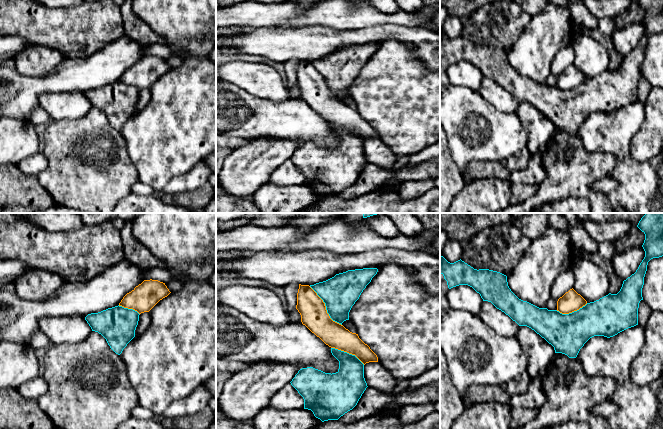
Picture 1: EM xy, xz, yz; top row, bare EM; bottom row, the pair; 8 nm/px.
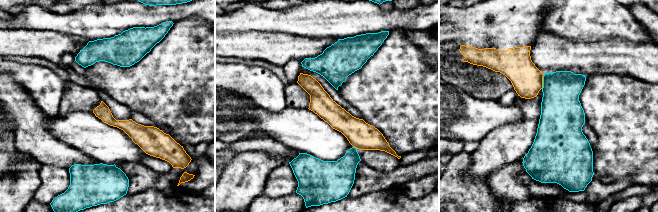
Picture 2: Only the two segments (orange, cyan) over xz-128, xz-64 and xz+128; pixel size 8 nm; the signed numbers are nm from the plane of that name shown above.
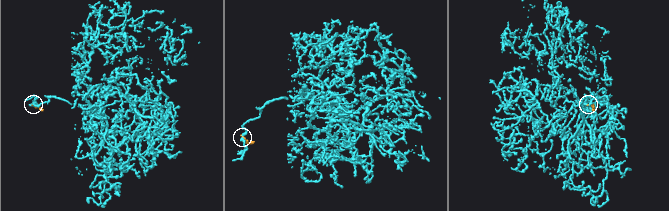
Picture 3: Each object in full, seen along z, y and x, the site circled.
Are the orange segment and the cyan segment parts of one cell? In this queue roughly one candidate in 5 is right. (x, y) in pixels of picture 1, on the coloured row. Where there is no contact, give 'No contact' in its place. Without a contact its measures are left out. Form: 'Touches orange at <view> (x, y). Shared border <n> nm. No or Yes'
Touches orange at xz (325, 307). Shared border 420 nm. No

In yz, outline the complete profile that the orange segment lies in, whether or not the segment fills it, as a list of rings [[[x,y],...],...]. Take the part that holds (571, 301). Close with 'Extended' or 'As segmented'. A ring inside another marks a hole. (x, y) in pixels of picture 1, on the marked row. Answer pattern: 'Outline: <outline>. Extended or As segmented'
Outline: [[[572,288],[558,299],[557,311],[562,314],[569,314],[579,310],[586,304],[587,301]]]. As segmented

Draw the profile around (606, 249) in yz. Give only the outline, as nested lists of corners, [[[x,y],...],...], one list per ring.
[[[604,241],[598,243],[597,253],[605,260],[611,260],[616,253],[614,242]]]

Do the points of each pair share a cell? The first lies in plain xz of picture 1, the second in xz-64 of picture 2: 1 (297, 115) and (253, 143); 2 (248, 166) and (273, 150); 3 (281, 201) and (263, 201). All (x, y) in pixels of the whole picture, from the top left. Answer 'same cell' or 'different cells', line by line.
1: different cells
2: different cells
3: same cell

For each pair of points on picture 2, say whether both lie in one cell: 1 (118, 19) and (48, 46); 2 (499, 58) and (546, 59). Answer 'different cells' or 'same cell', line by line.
1: different cells
2: different cells

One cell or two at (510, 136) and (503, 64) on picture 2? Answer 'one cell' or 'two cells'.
two cells

